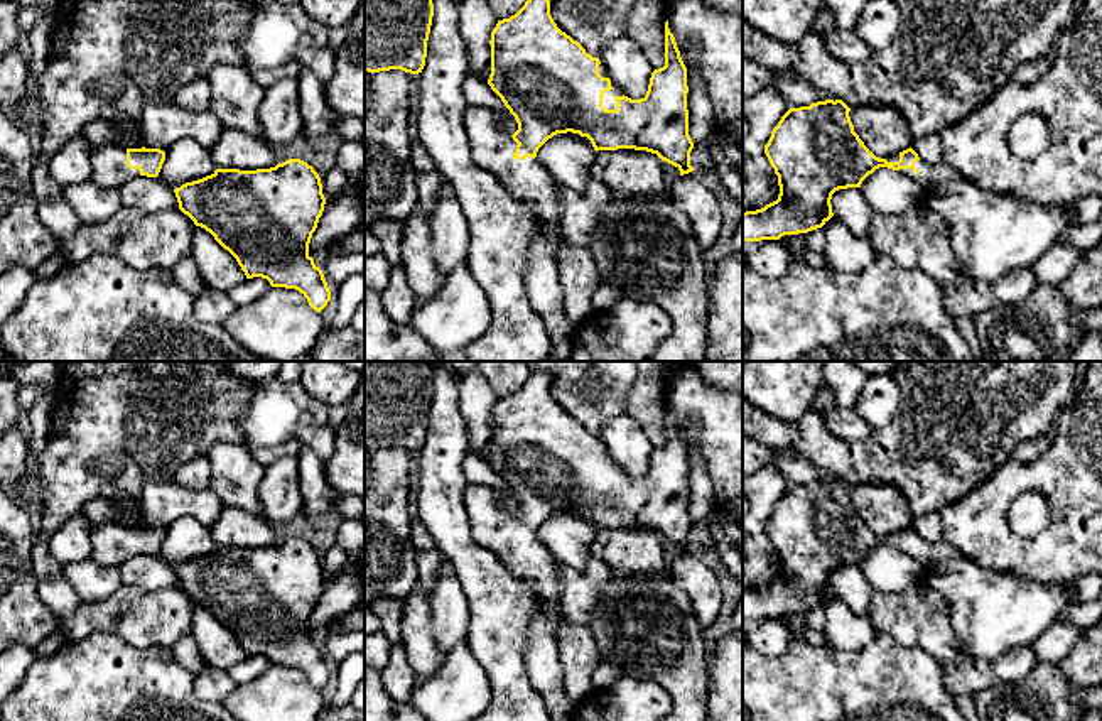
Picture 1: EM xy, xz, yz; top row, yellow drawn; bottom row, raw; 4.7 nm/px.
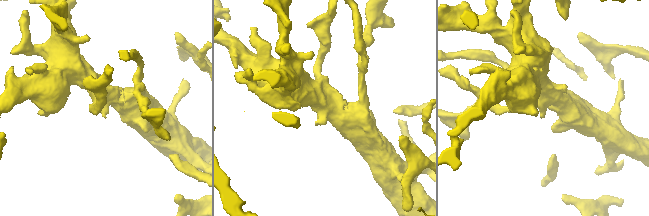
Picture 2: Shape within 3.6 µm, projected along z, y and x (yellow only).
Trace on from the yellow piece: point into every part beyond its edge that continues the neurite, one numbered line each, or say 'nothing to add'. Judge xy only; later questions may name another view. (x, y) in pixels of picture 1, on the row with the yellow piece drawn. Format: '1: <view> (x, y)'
1: xy (108, 164)

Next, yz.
1: yz (929, 174)

